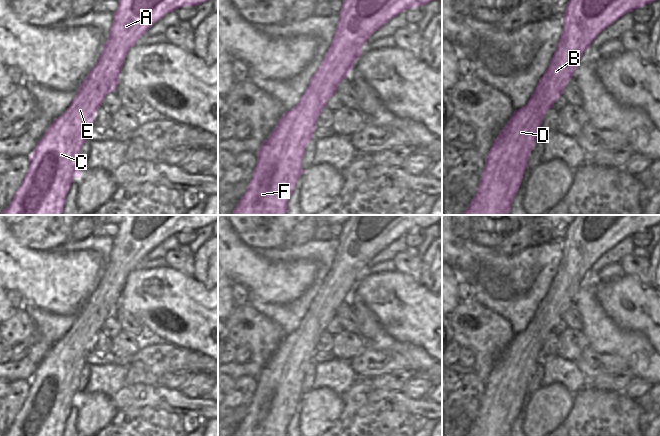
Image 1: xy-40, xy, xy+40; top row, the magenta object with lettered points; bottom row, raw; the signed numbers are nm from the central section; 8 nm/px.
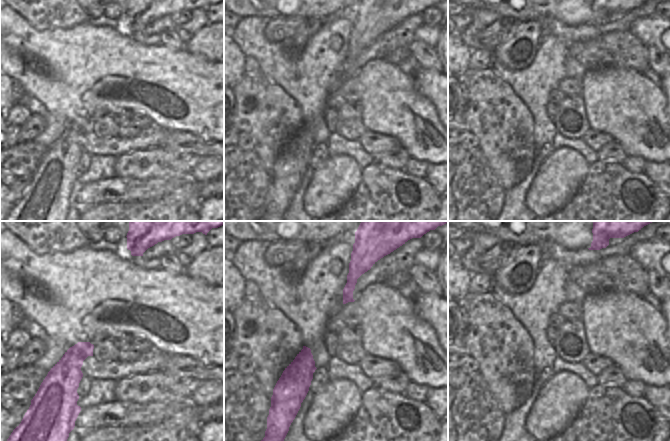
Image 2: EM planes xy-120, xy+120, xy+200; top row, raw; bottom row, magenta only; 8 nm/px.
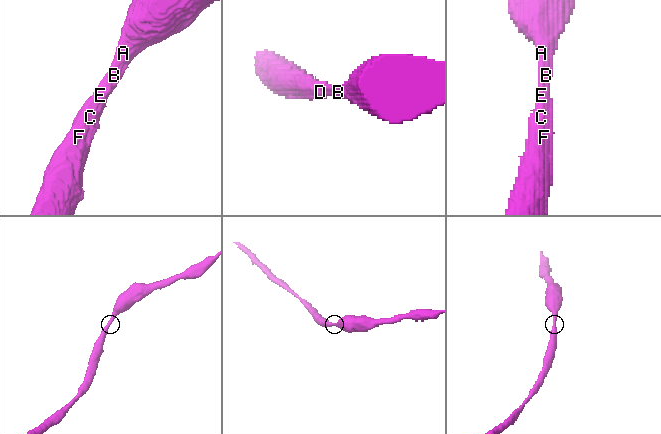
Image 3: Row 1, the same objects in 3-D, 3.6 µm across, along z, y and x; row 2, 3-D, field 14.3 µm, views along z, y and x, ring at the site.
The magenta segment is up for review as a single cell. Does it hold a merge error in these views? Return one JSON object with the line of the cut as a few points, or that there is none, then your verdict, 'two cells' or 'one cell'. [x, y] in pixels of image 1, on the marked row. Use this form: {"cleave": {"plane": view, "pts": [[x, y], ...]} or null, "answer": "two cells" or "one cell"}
{"cleave": null, "answer": "one cell"}

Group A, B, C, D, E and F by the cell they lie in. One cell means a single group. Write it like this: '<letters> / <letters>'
A B C D E F

